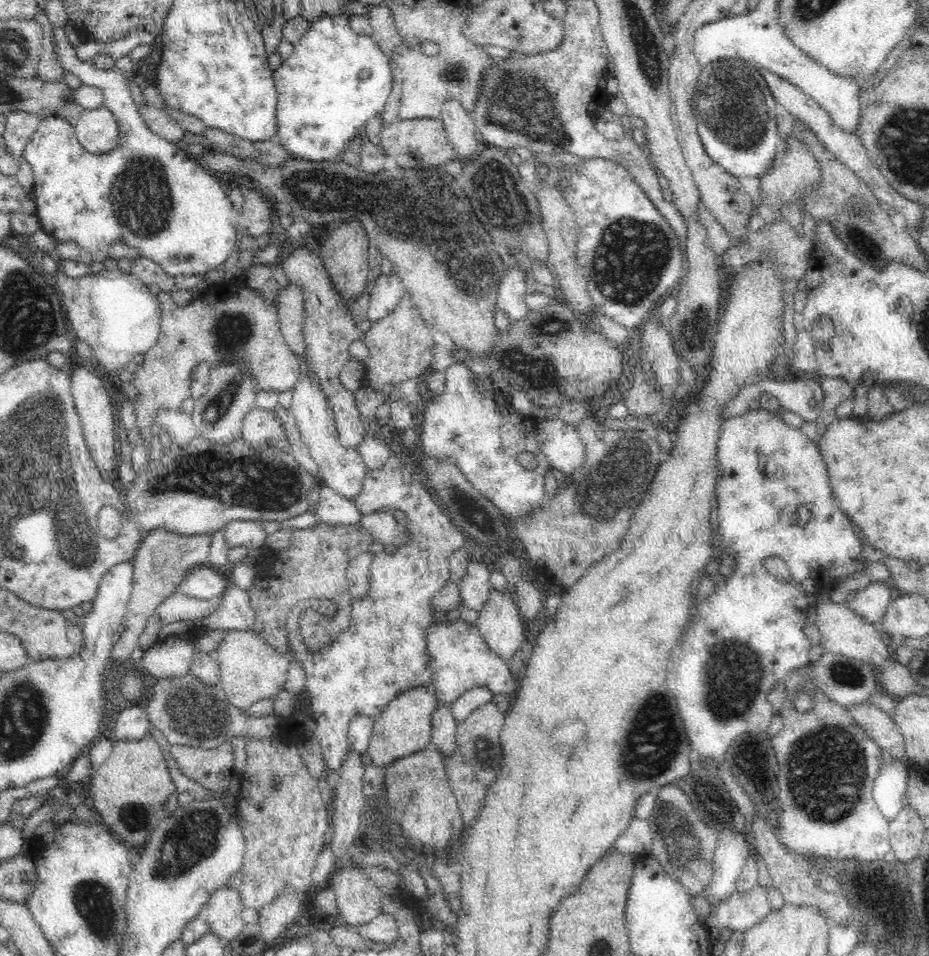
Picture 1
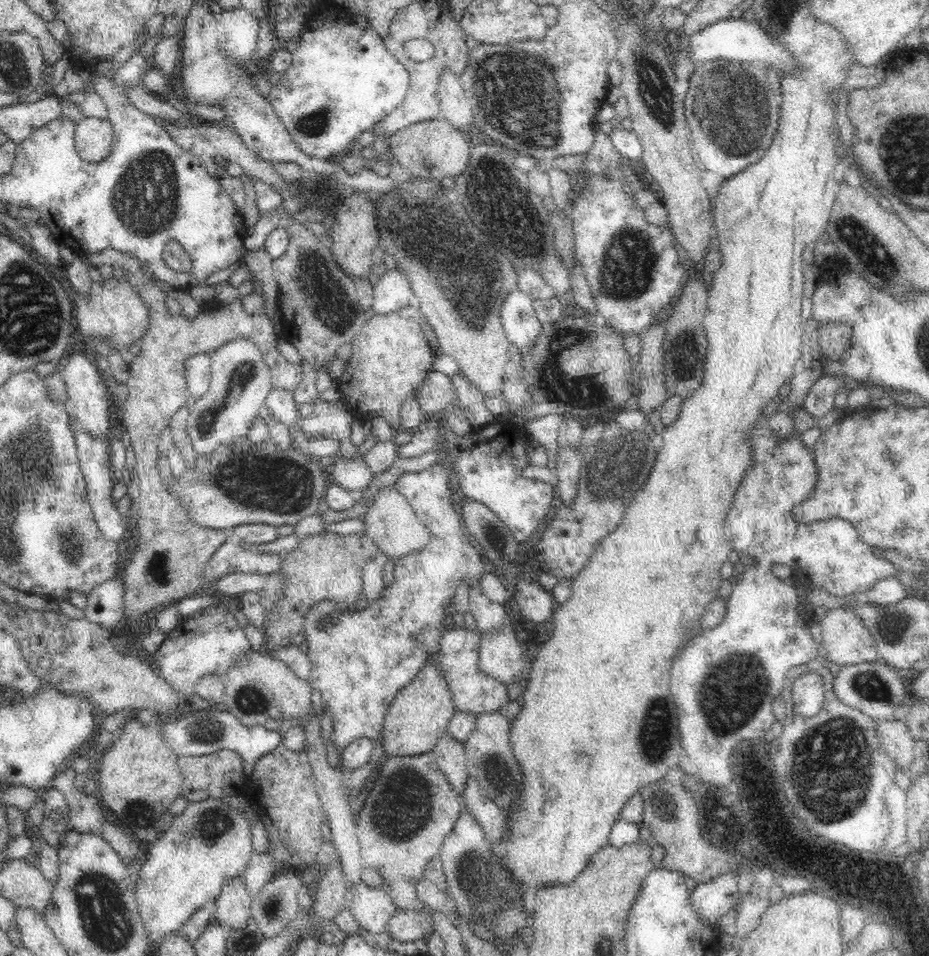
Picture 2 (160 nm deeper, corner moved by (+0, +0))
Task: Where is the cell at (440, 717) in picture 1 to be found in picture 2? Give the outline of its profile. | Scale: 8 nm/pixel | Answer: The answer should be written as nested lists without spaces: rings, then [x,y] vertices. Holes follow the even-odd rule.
[[[447,732],[438,741],[438,745],[431,752],[435,755],[440,772],[446,776],[450,786],[461,794],[469,778],[465,746]]]

